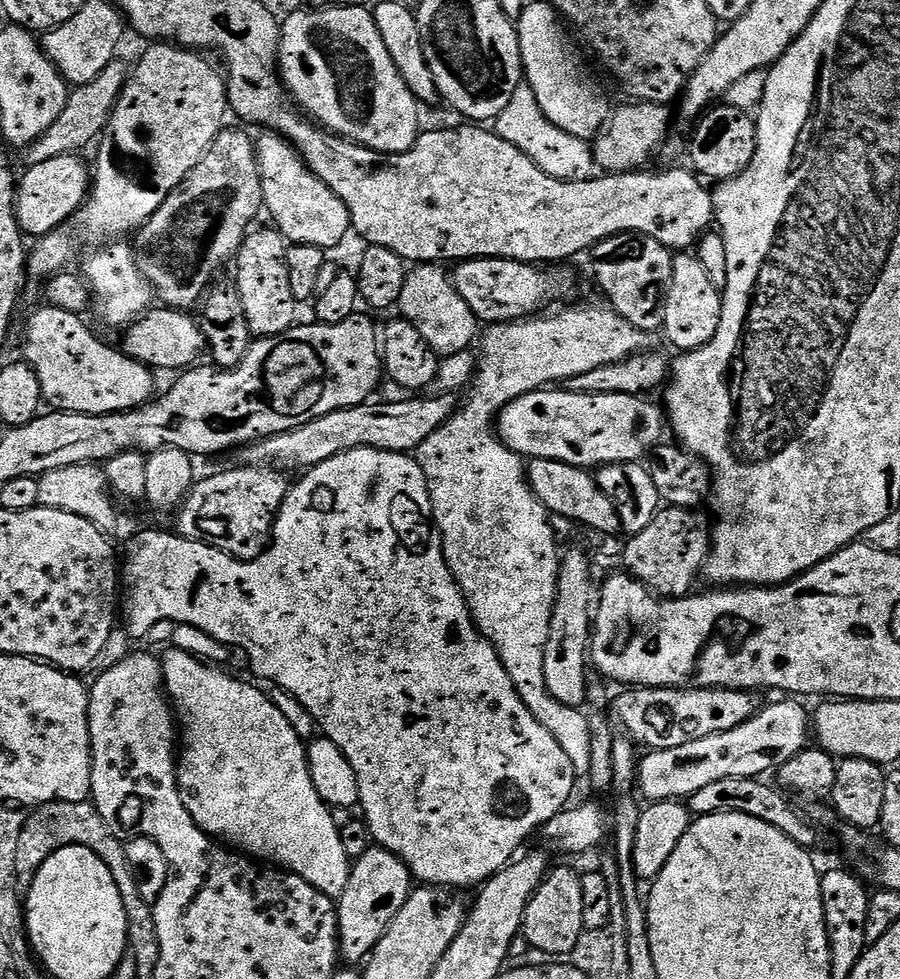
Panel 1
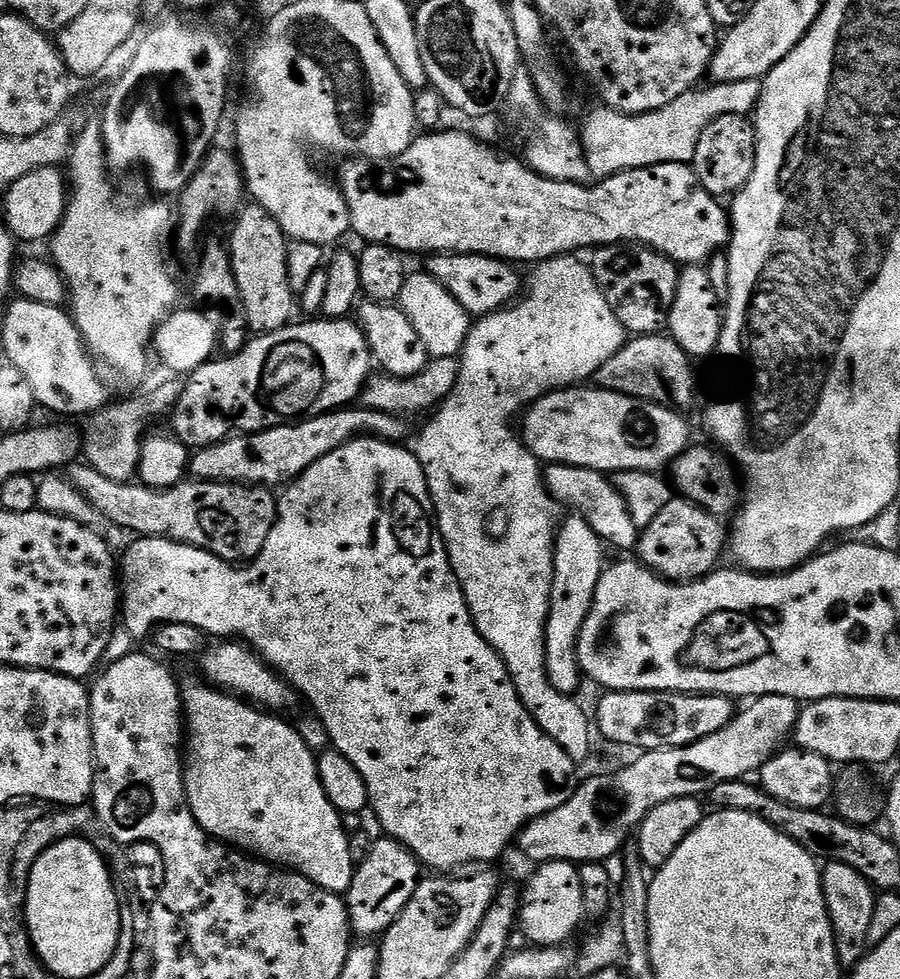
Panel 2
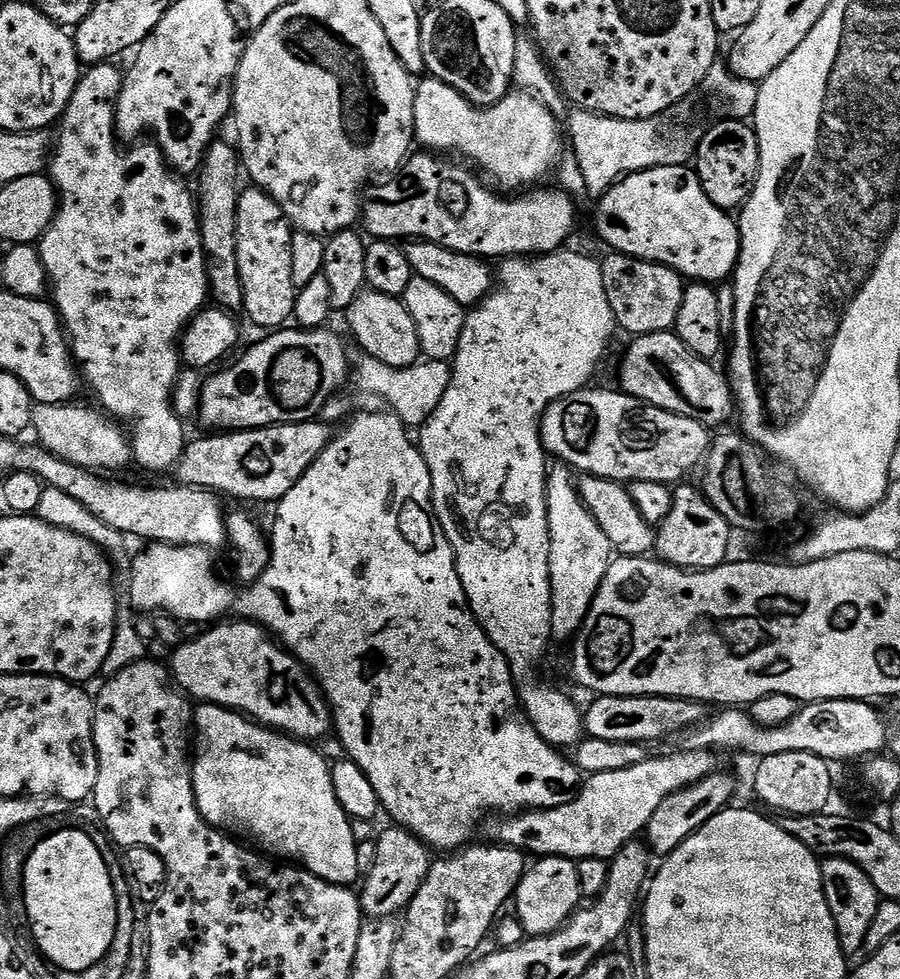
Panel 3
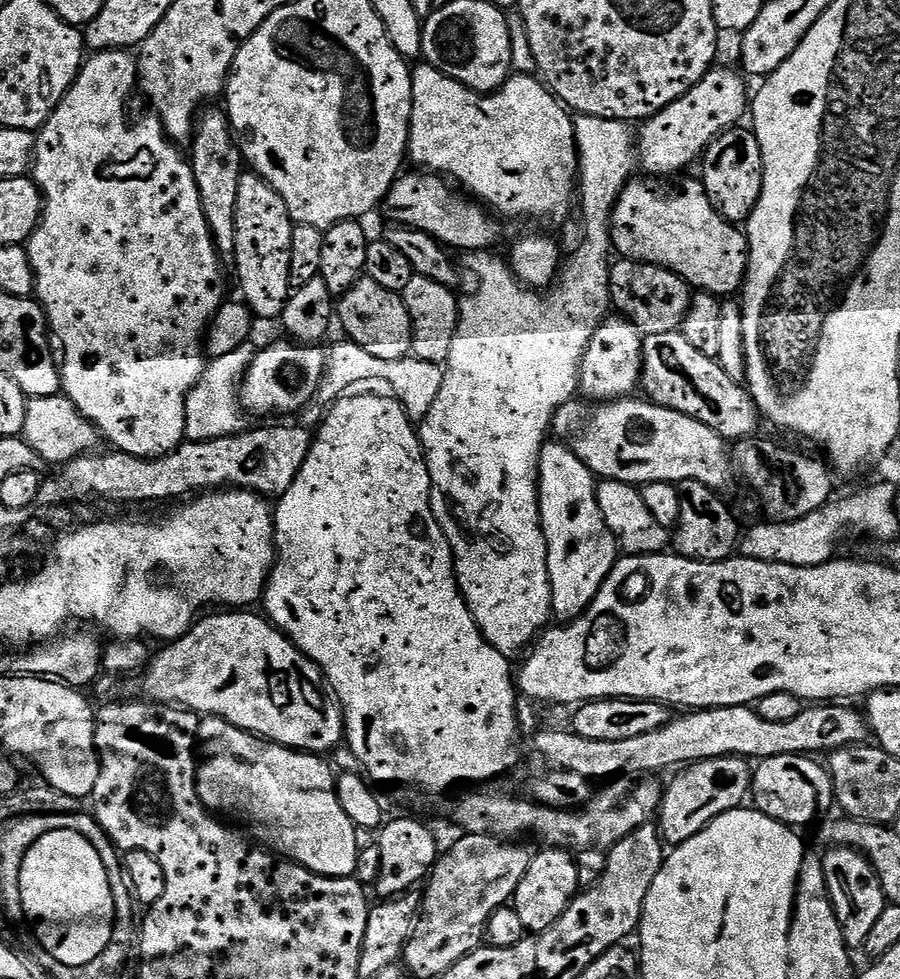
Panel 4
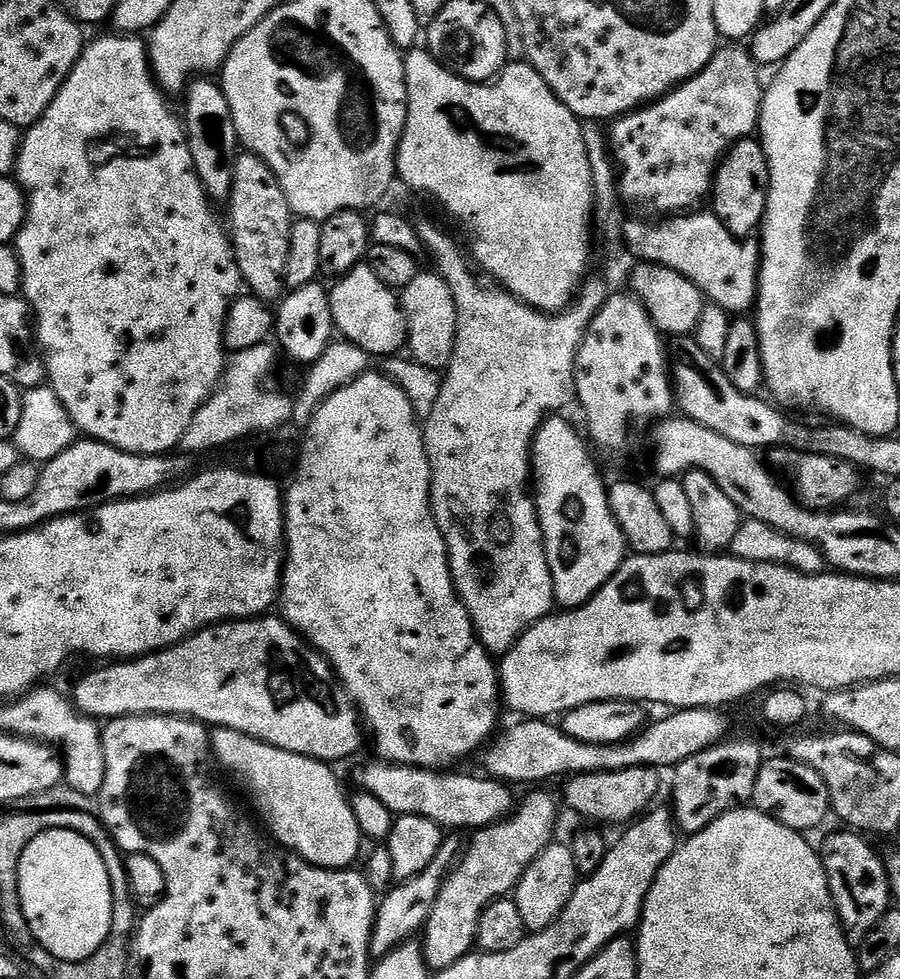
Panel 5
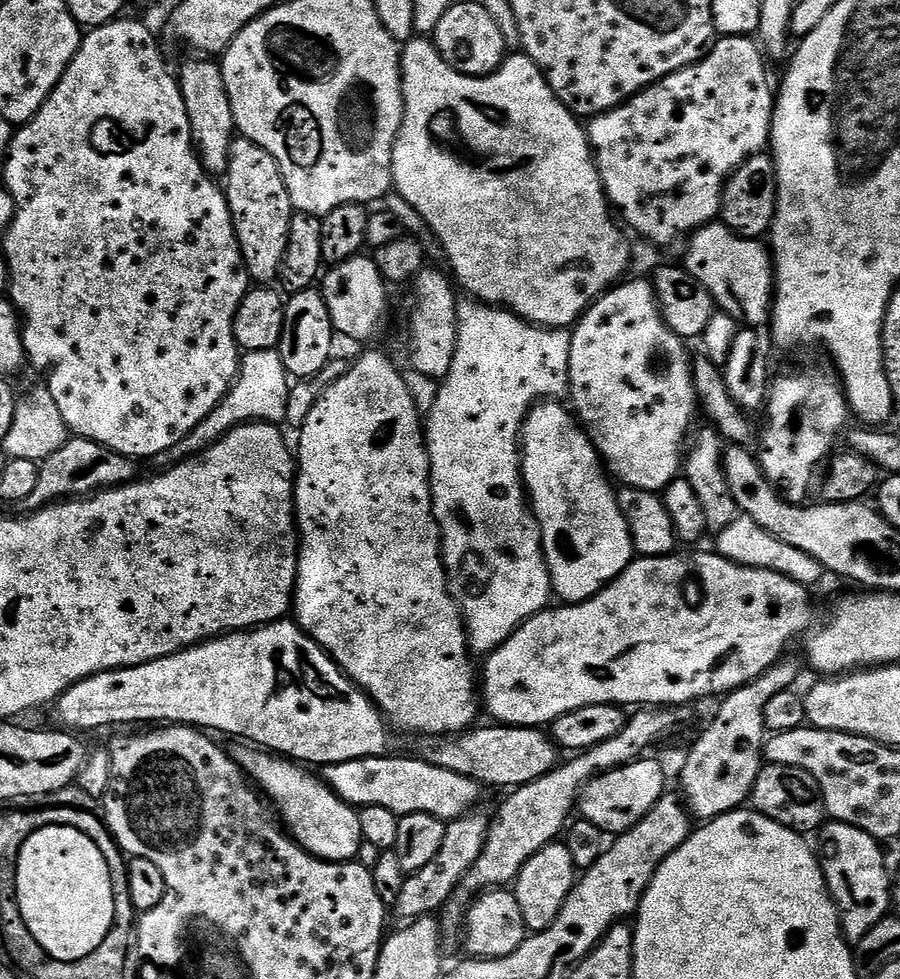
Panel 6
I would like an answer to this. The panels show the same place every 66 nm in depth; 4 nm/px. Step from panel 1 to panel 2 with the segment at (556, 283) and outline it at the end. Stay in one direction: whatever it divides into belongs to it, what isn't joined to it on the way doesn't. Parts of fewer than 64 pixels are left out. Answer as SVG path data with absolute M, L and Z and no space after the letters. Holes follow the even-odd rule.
M458 252L455 254L432 254L427 257L427 260L426 270L428 273L438 282L442 282L446 286L446 290L450 290L450 294L454 294L454 298L458 298L458 302L462 302L462 306L473 318L489 316L492 312L509 307L517 299L516 291L519 288L521 291L522 288L522 276L512 269L515 267L509 261L497 260L494 256L474 256L470 252Z

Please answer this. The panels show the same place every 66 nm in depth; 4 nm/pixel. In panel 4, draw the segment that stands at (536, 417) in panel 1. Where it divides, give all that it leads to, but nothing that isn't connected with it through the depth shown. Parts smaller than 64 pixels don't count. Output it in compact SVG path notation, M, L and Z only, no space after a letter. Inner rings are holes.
M574 398L561 406L554 419L551 431L557 441L567 444L568 449L597 477L617 480L643 486L654 482L679 485L681 480L697 480L715 492L723 493L724 488L734 480L734 465L729 445L710 426L698 422L681 412L664 408L647 399L625 398L611 402L593 402L587 398Z

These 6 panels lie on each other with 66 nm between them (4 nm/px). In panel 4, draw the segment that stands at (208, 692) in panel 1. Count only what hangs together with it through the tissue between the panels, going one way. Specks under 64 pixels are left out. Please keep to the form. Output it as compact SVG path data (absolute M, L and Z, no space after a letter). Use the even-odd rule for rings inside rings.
M204 716L198 729L202 759L196 770L196 789L204 807L213 814L229 812L256 827L255 839L273 853L301 864L314 874L323 876L352 876L356 871L360 850L354 842L356 825L346 818L342 802L336 793L337 777L327 759L311 752L284 748L271 740L263 740L253 732L234 726L221 716Z

